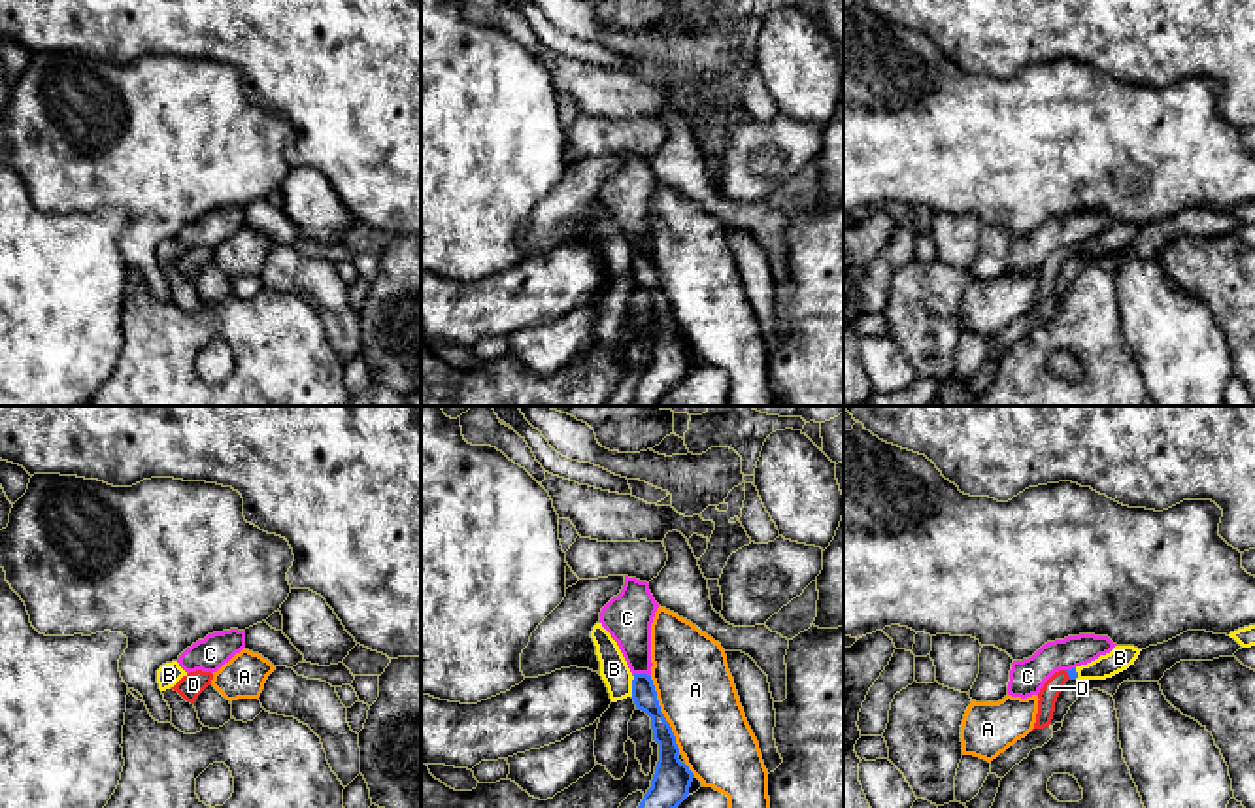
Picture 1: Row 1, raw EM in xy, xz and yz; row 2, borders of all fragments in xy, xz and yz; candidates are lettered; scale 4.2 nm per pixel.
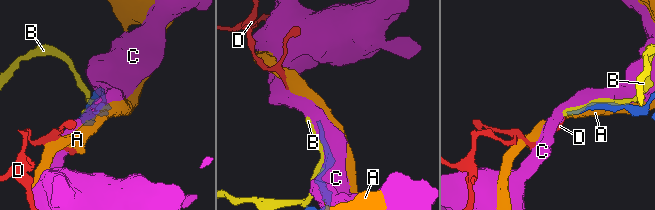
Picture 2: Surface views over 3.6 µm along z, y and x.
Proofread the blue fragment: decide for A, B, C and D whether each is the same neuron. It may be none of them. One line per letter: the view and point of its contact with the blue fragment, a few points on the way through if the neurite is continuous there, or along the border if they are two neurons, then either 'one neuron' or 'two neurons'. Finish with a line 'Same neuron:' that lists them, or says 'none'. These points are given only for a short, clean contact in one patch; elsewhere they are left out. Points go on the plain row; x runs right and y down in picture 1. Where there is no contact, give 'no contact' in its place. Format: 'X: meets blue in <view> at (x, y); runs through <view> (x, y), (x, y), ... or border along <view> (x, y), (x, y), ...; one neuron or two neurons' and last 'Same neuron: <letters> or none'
A: meets blue in xz at (663, 291); two neurons
B: meets blue in xz at (633, 263); two neurons
C: meets blue in xz at (642, 252); two neurons
D: meets blue in yz at (1069, 252); runs through yz (1072, 250), (1069, 252), (1048, 272); one neuron
Same neuron: D

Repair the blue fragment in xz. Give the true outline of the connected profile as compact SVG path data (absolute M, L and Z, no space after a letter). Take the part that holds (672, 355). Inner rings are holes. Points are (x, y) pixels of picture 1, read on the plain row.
M634 251L632 276L638 287L651 295L653 317L659 321L659 338L651 364L644 372L632 406L655 406L689 372L694 351L679 338L679 325L670 300L661 289L651 253Z

